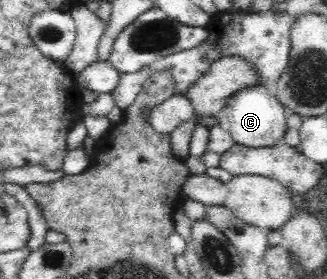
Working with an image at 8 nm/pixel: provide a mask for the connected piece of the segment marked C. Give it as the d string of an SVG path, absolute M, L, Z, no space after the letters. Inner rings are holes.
M262 84L239 90L231 95L218 114L218 125L227 130L236 144L259 148L273 146L283 139L286 133L286 120L289 108L279 99L269 94Z

